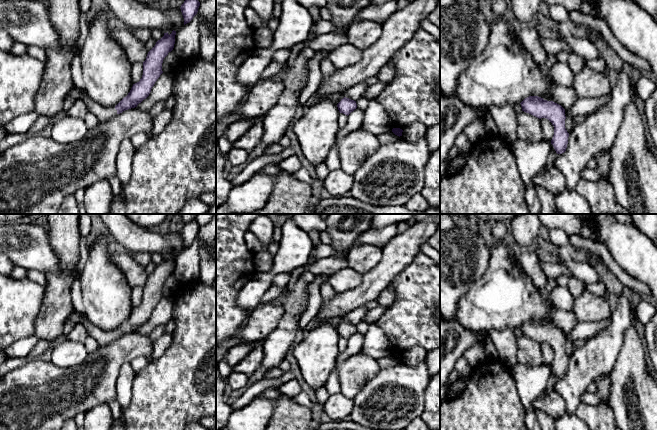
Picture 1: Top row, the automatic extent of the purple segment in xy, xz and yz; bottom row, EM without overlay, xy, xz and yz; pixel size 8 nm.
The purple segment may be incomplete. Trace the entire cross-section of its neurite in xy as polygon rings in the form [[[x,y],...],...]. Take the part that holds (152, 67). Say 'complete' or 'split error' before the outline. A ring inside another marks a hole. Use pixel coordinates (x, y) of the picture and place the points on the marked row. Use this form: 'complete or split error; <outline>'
split error; [[[176,31],[168,32],[158,40],[155,46],[148,52],[143,62],[143,75],[139,82],[133,84],[130,92],[115,107],[104,107],[92,100],[86,93],[82,95],[88,111],[94,114],[99,122],[105,122],[125,110],[135,108],[146,99],[157,79],[163,73],[162,63],[164,58],[171,52],[175,44]]]

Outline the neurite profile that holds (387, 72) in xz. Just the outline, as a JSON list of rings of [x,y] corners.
[[[392,61],[385,64],[378,72],[378,80],[383,84],[388,84],[395,76],[395,65]]]

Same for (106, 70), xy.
[[[104,11],[91,22],[86,41],[79,49],[83,71],[83,90],[104,107],[115,107],[130,92],[132,63],[112,39]]]

